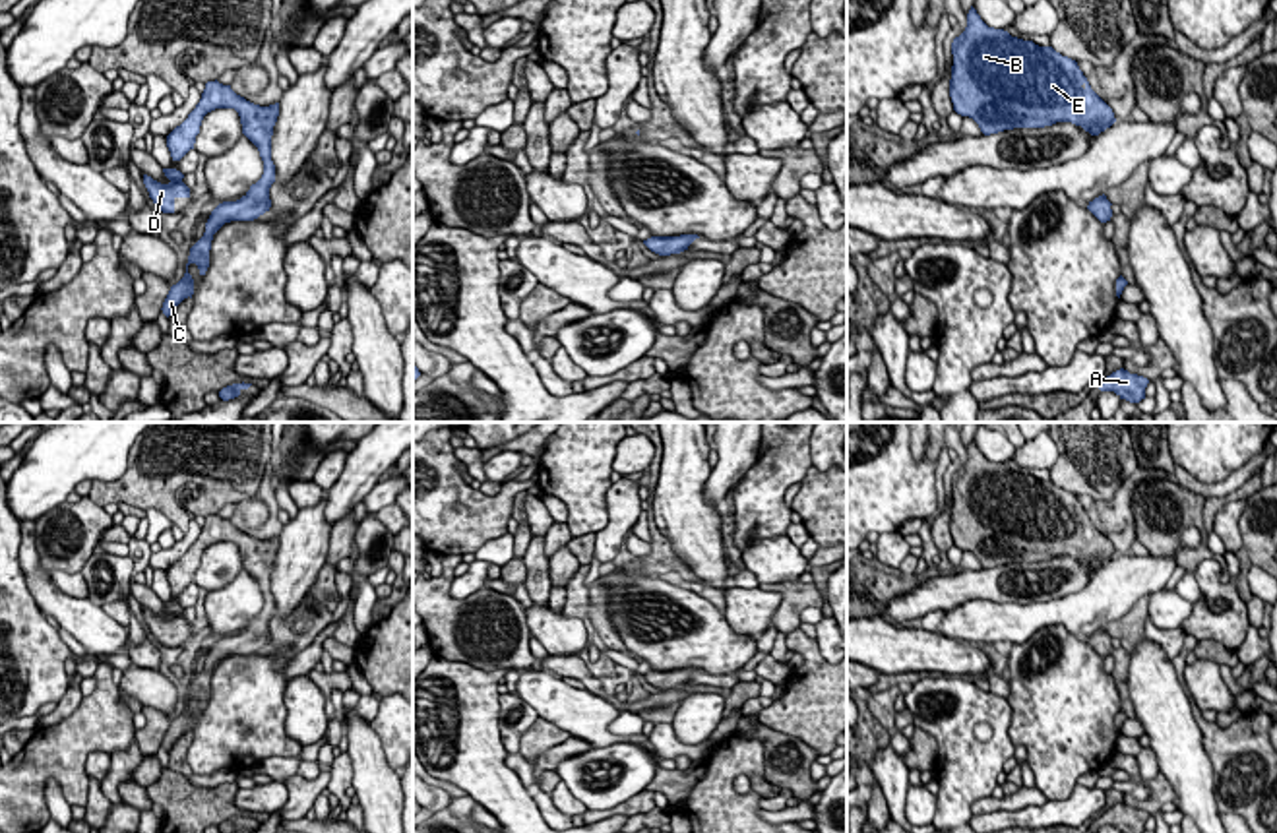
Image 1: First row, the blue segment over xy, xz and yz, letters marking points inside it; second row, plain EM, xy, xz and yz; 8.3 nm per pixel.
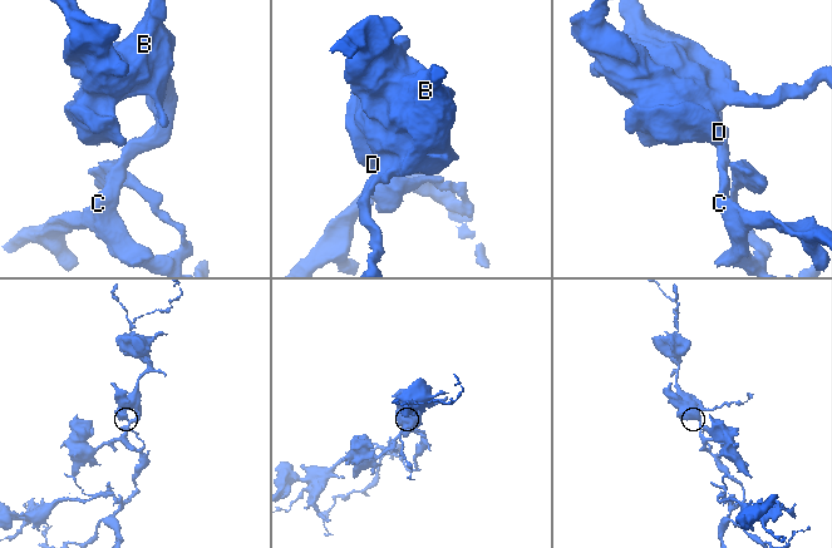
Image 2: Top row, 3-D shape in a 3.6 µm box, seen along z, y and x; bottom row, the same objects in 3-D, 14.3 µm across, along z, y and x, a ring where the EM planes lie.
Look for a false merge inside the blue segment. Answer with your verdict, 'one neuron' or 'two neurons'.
one neuron

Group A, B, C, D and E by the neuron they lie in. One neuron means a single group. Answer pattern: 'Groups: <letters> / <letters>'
Groups: A B C D E

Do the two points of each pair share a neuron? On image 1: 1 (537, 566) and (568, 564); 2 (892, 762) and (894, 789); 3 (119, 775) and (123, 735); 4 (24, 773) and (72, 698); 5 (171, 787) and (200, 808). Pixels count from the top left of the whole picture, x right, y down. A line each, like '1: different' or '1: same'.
1: same
2: same
3: different
4: different
5: same

